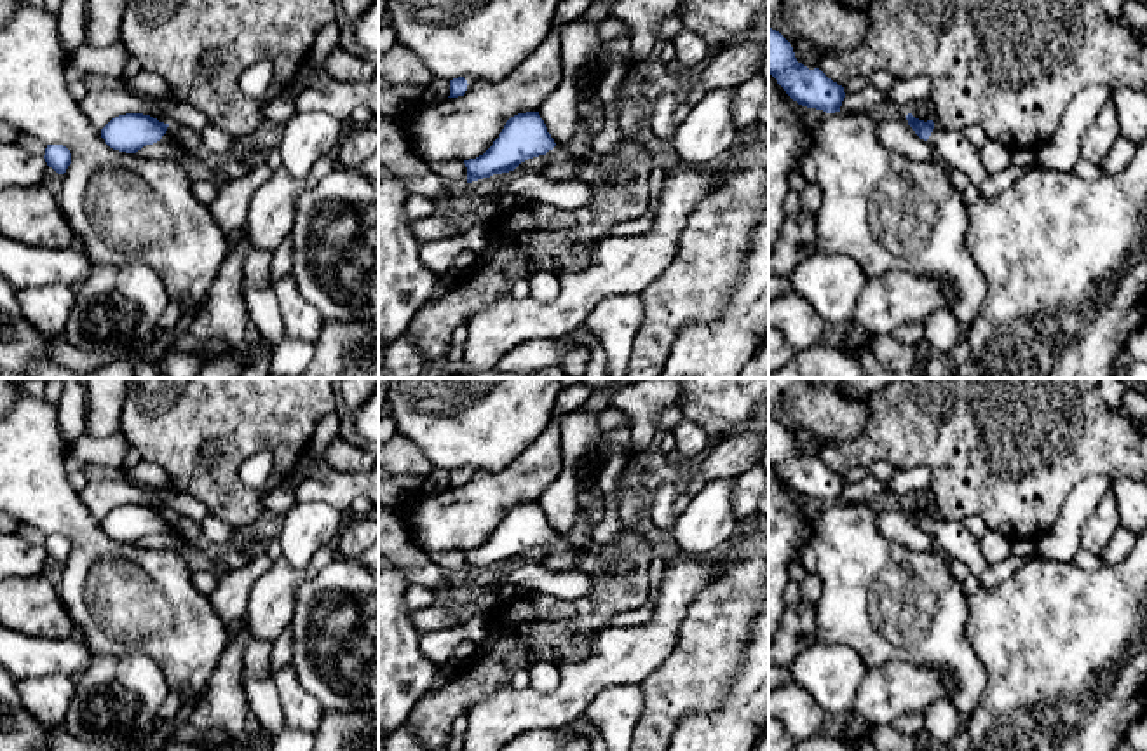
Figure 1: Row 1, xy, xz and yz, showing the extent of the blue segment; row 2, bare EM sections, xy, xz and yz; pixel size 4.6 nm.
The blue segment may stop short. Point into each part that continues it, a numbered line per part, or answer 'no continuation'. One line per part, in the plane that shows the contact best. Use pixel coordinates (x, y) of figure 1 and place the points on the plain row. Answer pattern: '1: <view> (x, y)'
1: yz (952, 539)

